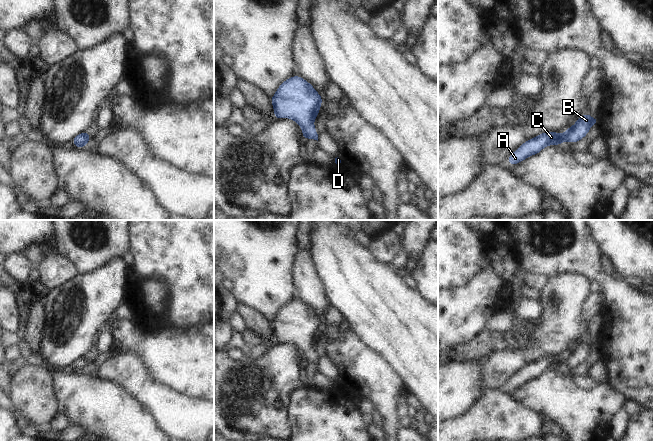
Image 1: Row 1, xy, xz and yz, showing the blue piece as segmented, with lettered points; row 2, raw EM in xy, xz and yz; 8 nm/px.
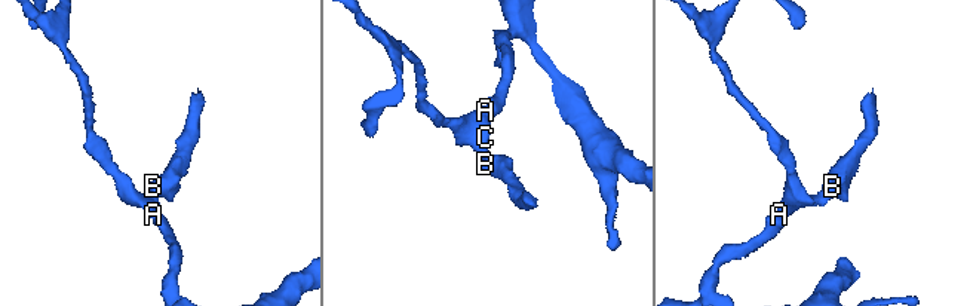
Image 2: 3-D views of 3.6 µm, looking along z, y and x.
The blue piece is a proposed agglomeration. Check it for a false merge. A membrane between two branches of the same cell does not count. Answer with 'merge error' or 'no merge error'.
no merge error

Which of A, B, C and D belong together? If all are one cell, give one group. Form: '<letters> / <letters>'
A B C D

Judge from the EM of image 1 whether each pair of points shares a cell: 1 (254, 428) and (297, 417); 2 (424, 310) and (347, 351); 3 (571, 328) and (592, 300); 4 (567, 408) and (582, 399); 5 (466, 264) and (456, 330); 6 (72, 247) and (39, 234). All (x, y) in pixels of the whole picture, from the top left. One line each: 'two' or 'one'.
1: two
2: two
3: two
4: one
5: two
6: two

